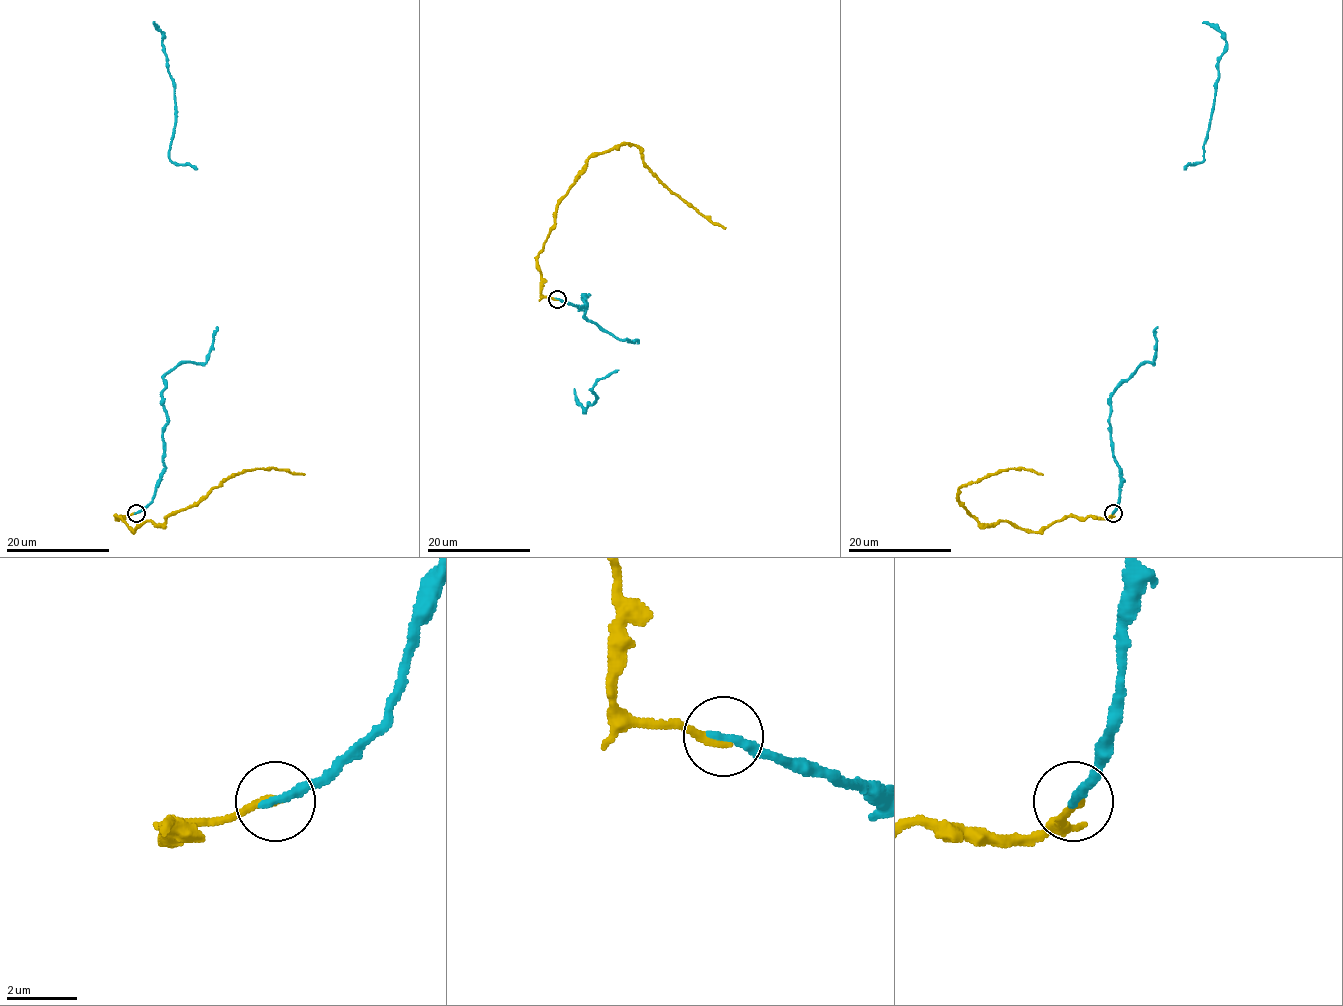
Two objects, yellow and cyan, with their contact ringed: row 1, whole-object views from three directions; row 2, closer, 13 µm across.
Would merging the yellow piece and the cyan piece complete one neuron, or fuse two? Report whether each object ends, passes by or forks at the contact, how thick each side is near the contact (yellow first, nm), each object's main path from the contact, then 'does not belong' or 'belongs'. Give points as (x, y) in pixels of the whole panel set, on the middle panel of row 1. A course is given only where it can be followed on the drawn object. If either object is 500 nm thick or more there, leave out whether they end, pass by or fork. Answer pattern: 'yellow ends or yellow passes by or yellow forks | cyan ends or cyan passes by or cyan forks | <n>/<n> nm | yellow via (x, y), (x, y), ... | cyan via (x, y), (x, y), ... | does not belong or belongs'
yellow ends | cyan ends | 260/280 nm | yellow via (557, 299), (541, 294), (537, 254), (554, 224), (559, 199), (591, 156), (633, 144), (655, 176), (725, 229) | cyan via (557, 299), (580, 307), (588, 295), (588, 320), (637, 343), (591, 389), (594, 401), (583, 411), (574, 388) | does not belong

